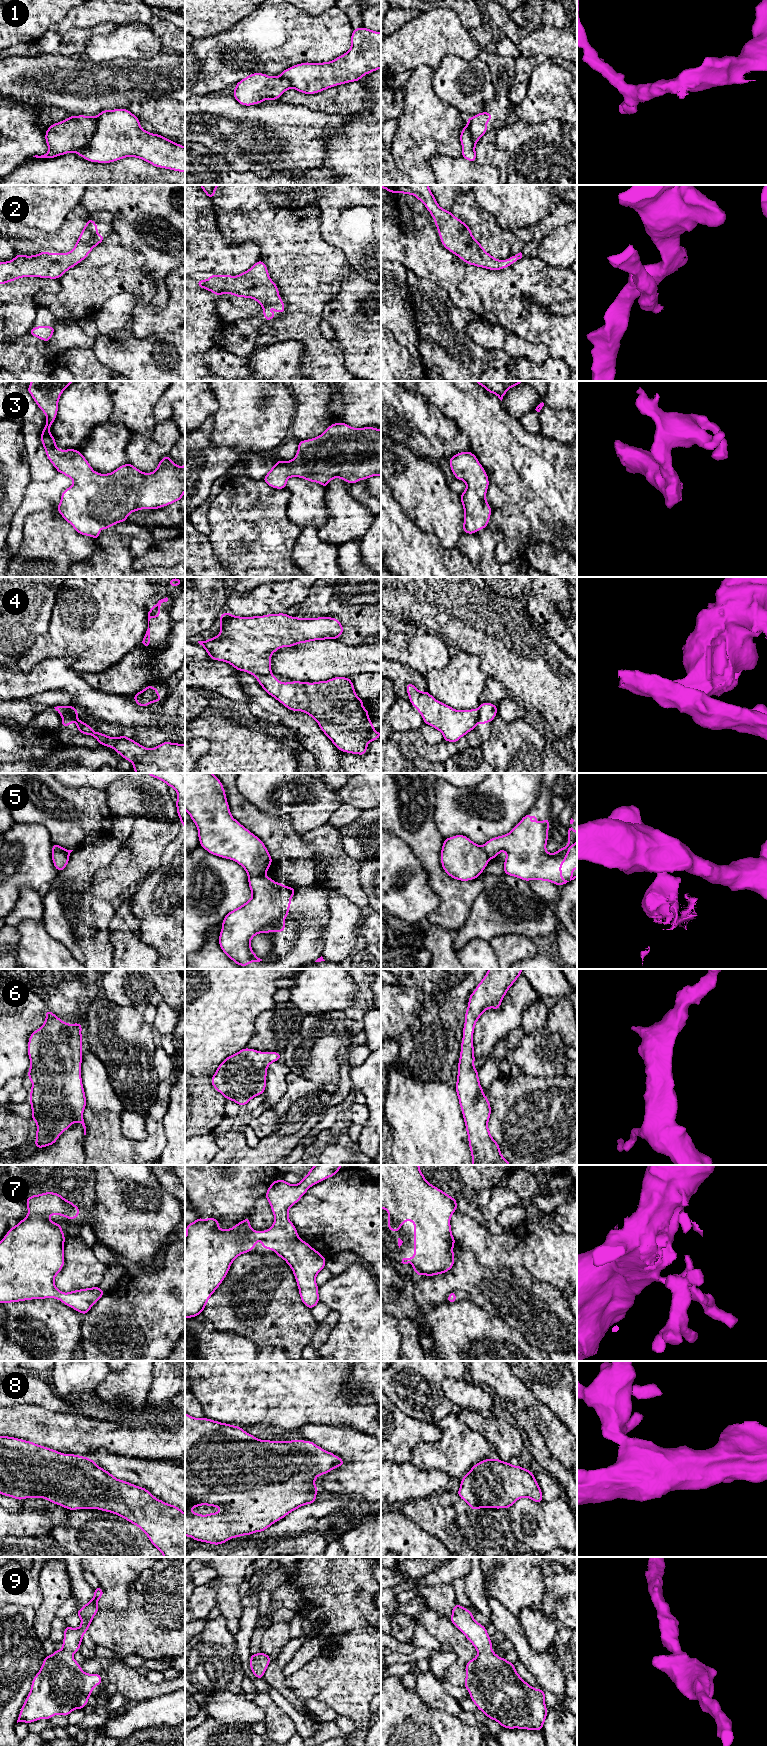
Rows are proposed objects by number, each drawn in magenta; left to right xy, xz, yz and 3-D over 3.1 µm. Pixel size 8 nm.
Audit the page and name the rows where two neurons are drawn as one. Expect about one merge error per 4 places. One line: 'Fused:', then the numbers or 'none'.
Fused: 1, 4, 5

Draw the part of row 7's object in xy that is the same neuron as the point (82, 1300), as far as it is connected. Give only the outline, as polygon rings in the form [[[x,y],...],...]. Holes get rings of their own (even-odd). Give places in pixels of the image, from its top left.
[[[54,1192],[32,1195],[26,1199],[26,1205],[27,1216],[11,1227],[0,1241],[0,1303],[54,1298],[86,1315],[105,1292],[97,1286],[63,1293],[55,1286],[54,1279],[65,1263],[65,1235],[61,1225],[48,1218],[61,1215],[72,1222],[80,1214],[79,1207]]]

